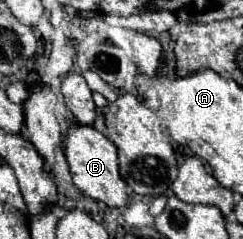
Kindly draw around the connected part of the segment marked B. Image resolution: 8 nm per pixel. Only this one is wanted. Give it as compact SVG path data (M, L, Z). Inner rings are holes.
M79 126L71 128L65 140L65 152L73 176L73 184L77 190L81 190L87 198L95 202L103 202L109 208L125 208L129 202L127 184L123 182L119 174L119 162L117 162L117 148L115 144L105 138L101 132L97 132L93 126Z

